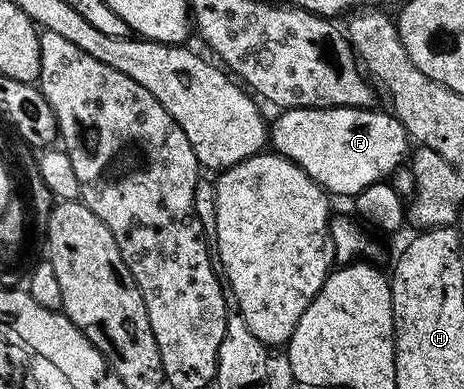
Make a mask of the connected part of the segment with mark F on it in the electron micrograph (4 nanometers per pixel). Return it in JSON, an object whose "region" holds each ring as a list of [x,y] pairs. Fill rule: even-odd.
{"region":[[[377,107],[367,109],[287,109],[271,125],[271,149],[289,157],[325,188],[330,195],[352,199],[376,181],[384,181],[406,160],[411,149],[411,138],[392,112],[380,113]]]}

